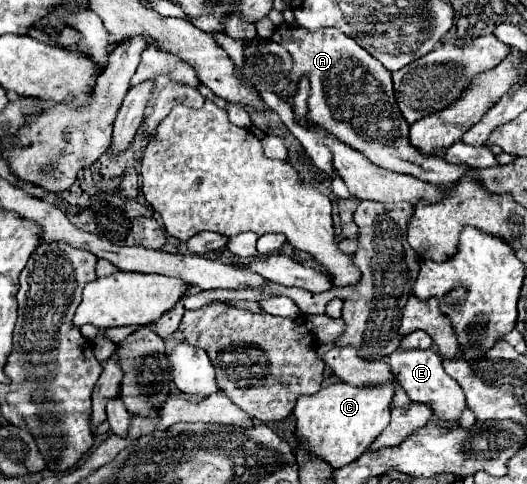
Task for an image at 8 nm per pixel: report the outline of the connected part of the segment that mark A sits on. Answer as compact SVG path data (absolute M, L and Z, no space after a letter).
M296 21L280 25L272 39L288 49L294 59L292 83L286 89L286 95L294 95L300 75L310 79L310 121L326 127L342 143L362 151L370 161L384 169L408 173L428 183L450 183L450 179L458 179L458 175L462 175L462 171L458 171L452 163L446 163L438 155L422 155L422 151L410 143L410 125L396 105L390 71L386 71L382 63L368 55L354 39L338 29L318 29L310 33Z

